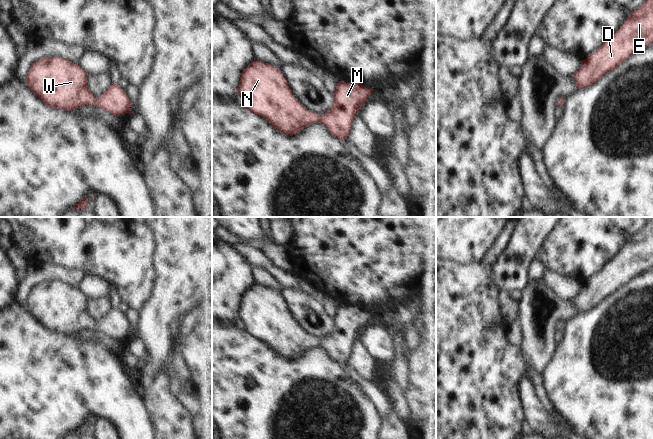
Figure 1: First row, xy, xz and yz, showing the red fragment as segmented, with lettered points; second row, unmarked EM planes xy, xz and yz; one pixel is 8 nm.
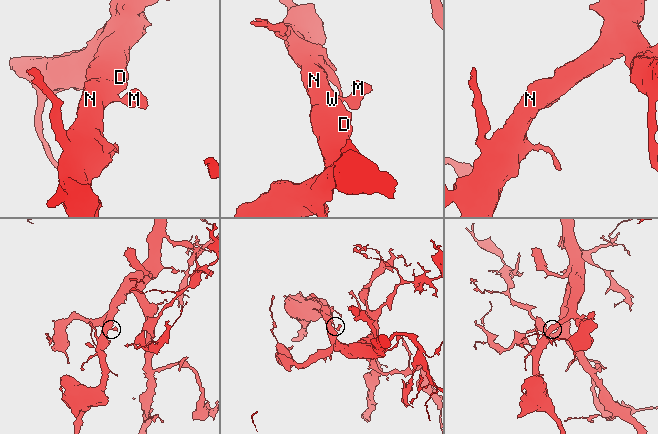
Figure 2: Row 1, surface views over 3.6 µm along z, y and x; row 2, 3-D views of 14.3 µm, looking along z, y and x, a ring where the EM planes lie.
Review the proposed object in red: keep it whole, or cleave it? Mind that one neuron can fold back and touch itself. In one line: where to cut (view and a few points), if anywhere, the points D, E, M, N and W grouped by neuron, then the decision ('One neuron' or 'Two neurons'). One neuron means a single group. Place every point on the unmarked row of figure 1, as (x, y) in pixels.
No split. Groups: D E M N W. One neuron.

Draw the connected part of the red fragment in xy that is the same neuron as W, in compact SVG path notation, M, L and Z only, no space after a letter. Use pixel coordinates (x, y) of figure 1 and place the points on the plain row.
M53 280L35 285L26 306L39 323L58 334L72 335L94 328L115 340L131 338L131 326L125 313L111 308L95 322L87 311L88 299L78 288Z

